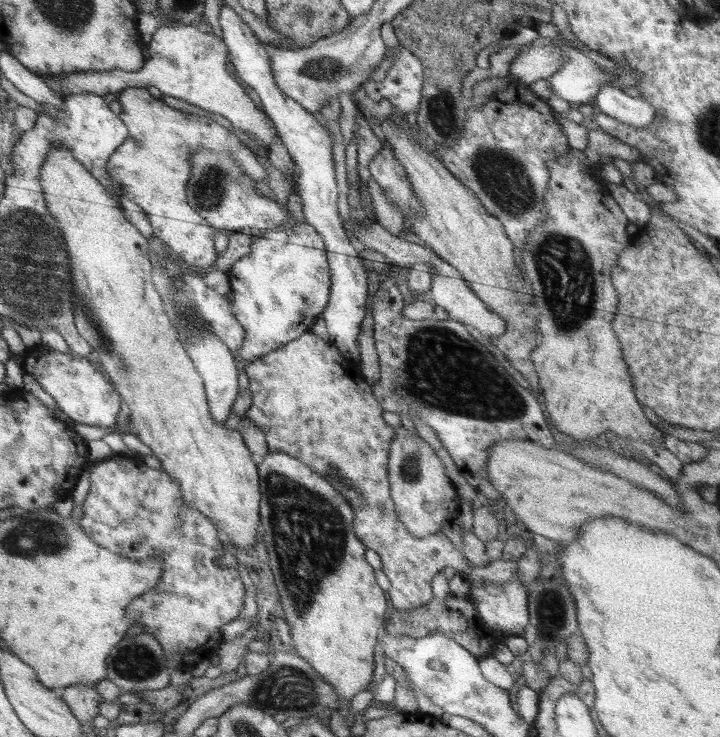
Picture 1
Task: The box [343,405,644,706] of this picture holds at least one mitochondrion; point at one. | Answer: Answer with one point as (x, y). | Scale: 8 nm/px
(550, 613)

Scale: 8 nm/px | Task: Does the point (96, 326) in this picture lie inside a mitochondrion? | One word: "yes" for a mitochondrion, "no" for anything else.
yes

